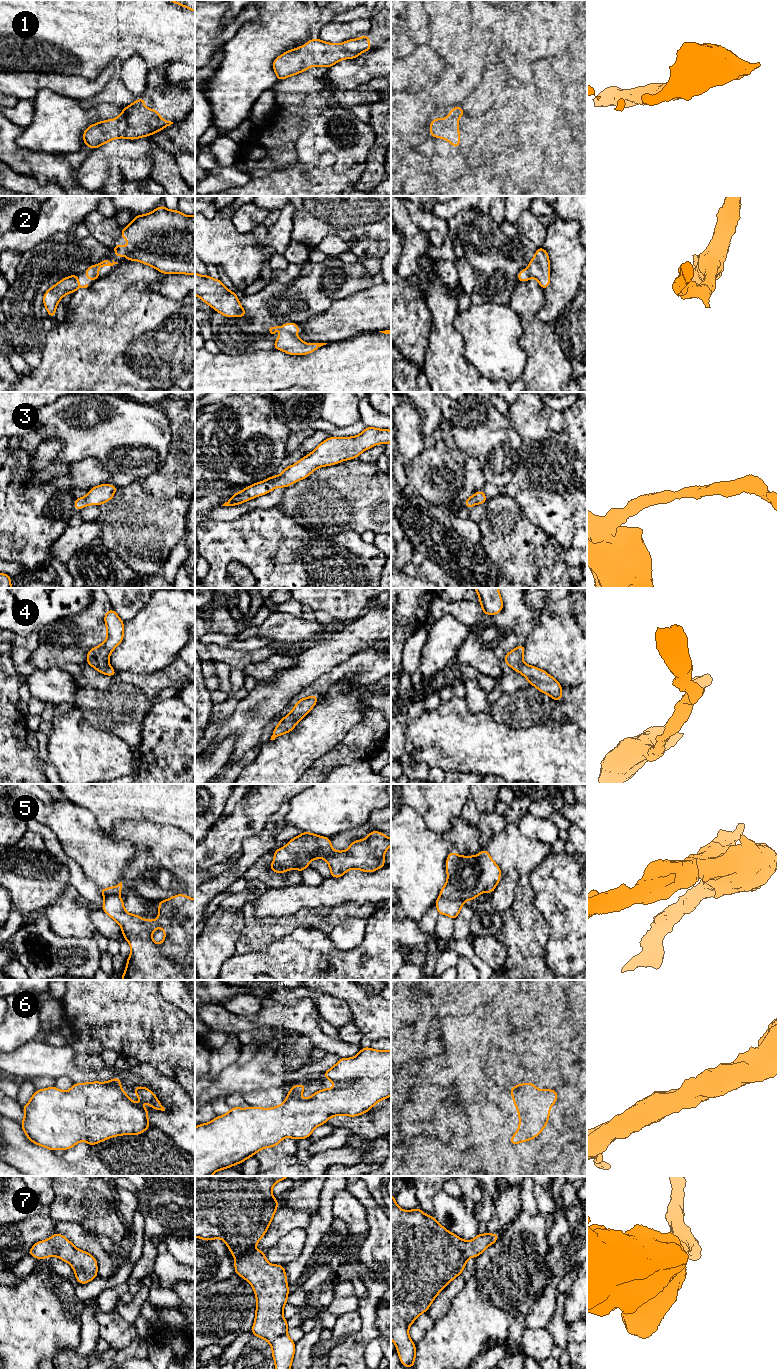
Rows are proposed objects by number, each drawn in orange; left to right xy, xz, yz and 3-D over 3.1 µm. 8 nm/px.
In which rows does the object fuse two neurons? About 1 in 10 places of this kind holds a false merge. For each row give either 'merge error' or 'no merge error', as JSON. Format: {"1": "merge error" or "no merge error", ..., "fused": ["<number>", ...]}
{"1": "no merge error", "2": "no merge error", "3": "no merge error", "4": "no merge error", "5": "merge error", "6": "no merge error", "7": "no merge error", "fused": ["5"]}

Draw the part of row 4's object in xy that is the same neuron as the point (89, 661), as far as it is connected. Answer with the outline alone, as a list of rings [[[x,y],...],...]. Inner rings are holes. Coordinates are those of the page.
[[[113,609],[105,613],[104,622],[107,638],[101,645],[88,651],[86,663],[102,674],[116,676],[117,672],[109,664],[109,656],[124,638],[124,622]]]

